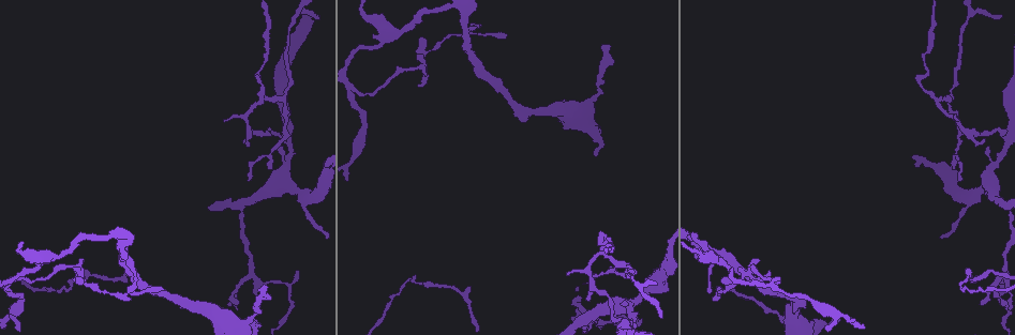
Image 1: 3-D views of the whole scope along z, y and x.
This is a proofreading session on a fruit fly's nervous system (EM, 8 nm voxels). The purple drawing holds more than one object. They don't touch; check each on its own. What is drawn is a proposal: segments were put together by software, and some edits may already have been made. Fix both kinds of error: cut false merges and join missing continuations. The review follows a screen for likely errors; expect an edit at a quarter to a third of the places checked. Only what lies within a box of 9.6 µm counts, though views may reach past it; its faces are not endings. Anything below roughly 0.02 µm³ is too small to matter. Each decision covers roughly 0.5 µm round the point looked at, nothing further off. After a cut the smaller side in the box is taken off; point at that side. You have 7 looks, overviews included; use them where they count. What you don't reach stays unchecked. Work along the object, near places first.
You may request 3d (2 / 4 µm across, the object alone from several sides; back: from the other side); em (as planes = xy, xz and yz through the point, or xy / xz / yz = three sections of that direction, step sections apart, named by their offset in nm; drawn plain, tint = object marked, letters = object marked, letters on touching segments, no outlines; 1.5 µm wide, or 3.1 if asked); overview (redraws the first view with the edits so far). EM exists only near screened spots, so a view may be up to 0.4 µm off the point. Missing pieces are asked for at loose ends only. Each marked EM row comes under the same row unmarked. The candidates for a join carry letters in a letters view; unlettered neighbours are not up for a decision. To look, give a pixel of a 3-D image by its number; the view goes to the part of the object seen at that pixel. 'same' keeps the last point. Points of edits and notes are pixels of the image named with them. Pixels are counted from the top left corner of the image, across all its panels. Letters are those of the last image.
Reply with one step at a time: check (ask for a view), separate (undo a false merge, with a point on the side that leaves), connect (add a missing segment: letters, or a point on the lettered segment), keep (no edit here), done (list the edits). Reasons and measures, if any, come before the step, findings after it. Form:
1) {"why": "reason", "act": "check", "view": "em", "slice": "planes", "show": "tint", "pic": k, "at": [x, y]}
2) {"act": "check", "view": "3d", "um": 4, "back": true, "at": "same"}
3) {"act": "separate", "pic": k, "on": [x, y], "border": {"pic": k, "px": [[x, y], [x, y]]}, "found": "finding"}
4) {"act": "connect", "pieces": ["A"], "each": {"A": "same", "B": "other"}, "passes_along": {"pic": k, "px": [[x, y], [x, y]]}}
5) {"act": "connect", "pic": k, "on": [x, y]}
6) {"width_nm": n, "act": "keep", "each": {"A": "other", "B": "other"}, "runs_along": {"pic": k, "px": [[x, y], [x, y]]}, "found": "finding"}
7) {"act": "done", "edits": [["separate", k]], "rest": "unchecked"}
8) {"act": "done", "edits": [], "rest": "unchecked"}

{"why": "tapers out", "act": "check", "view": "em", "slice": "yz", "step": 4, "show": "letters", "pic": 1, "at": [579, 298]}

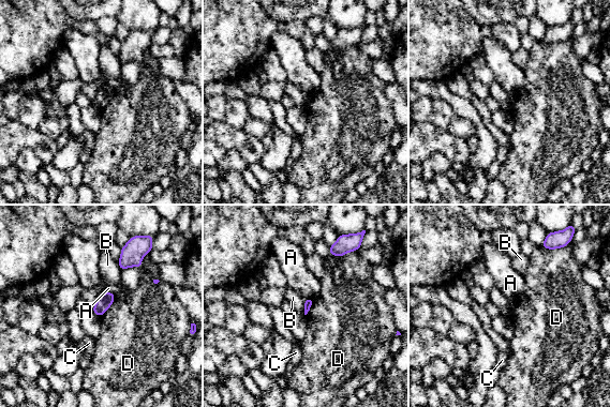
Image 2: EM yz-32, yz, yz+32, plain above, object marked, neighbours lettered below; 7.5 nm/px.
{"why": "cut it another way", "act": "check", "view": "em", "slice": "planes", "show": "letters", "at": "same"}

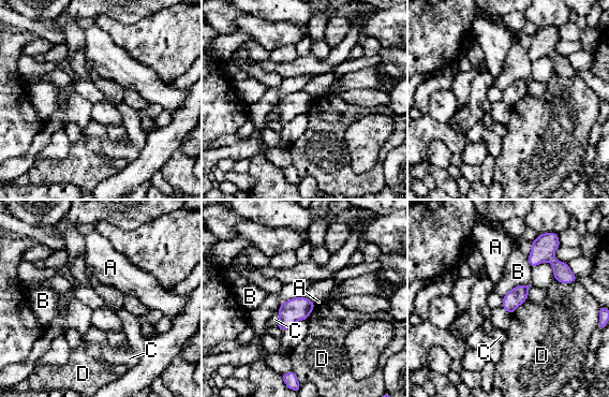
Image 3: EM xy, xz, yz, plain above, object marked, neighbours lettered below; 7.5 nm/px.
{"longest_contact_nm": ["B", 240], "act": "keep", "each": {"A": "other", "B": "other", "C": "other", "D": "other"}, "found": "none of them fits"}

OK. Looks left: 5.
{"why": "arms part here", "act": "check", "view": "em", "slice": "xy", "step": 8, "show": "tint", "pic": 1, "at": [306, 196]}

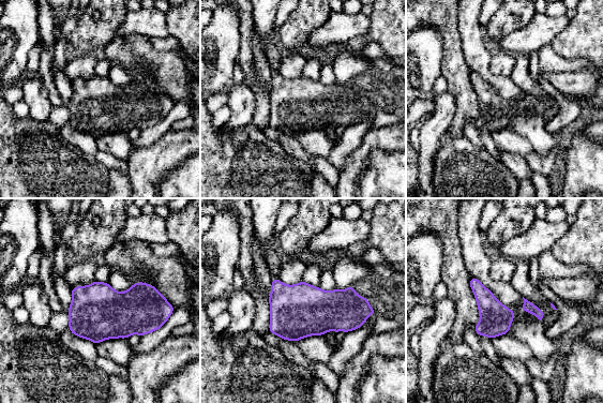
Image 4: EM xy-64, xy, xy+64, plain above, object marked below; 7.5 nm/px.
{"why": "another direction", "act": "check", "view": "em", "slice": "planes", "show": "letters", "at": "same"}

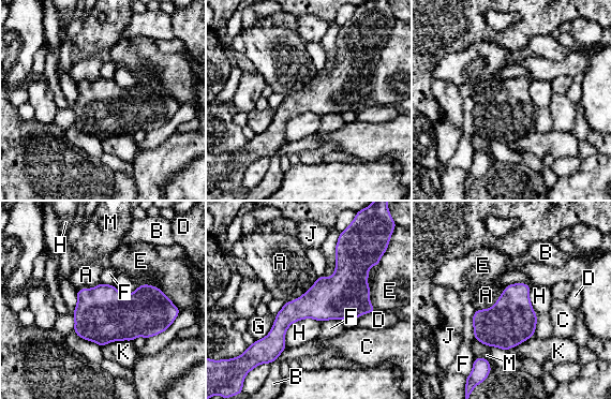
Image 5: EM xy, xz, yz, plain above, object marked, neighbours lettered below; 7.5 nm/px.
{"longest_contact_nm": ["H", 320], "act": "keep", "each": {"A": "other", "B": "other", "C": "other", "D": "other", "E": "other", "F": "other", "G": "other", "H": "other", "J": "other", "K": "other", "M": "other"}, "border": {"pic": 5, "px": [[506, 286], [491, 307], [476, 310]]}, "found": "one cell here"}

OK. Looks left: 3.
{"why": "a narrow waist", "act": "check", "view": "em", "slice": "planes", "show": "letters", "pic": 1, "at": [938, 101]}

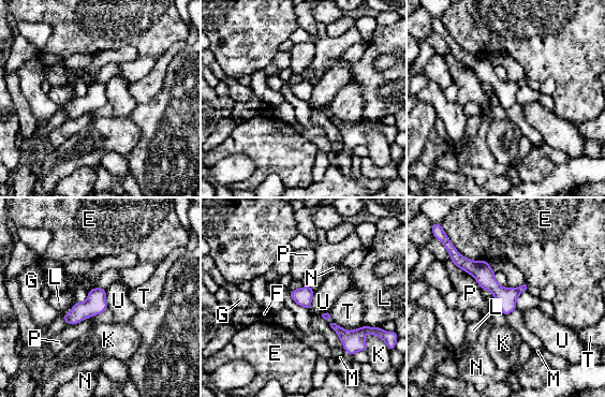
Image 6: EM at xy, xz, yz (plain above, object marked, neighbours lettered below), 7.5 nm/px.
{"width_nm": 140, "act": "keep", "each": {"E": "other", "F": "other", "G": "other", "K": "other", "L": "other", "M": "other", "N": "other", "P": "other", "T": "other", "U": "other"}, "runs_along": {"pic": 6, "px": [[460, 260], [474, 267], [513, 306]]}, "found": "all the same cell"}

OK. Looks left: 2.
{"act": "done", "edits": [], "rest": "unchecked"}

